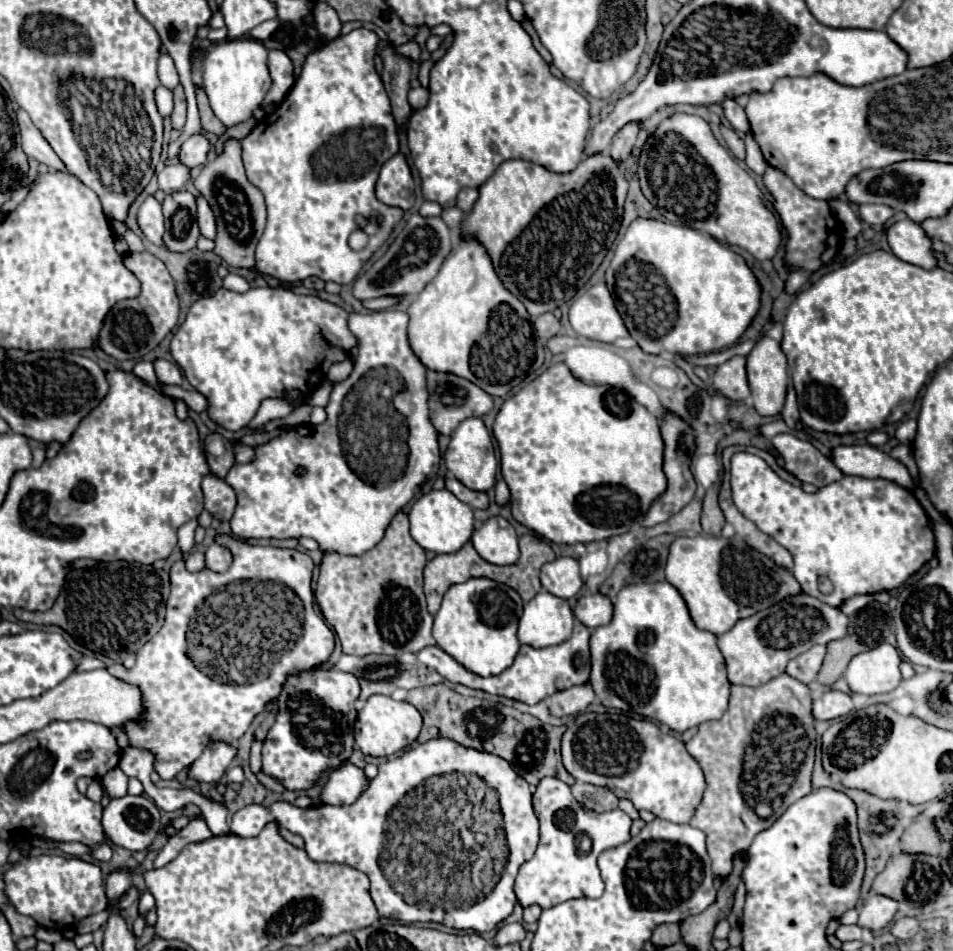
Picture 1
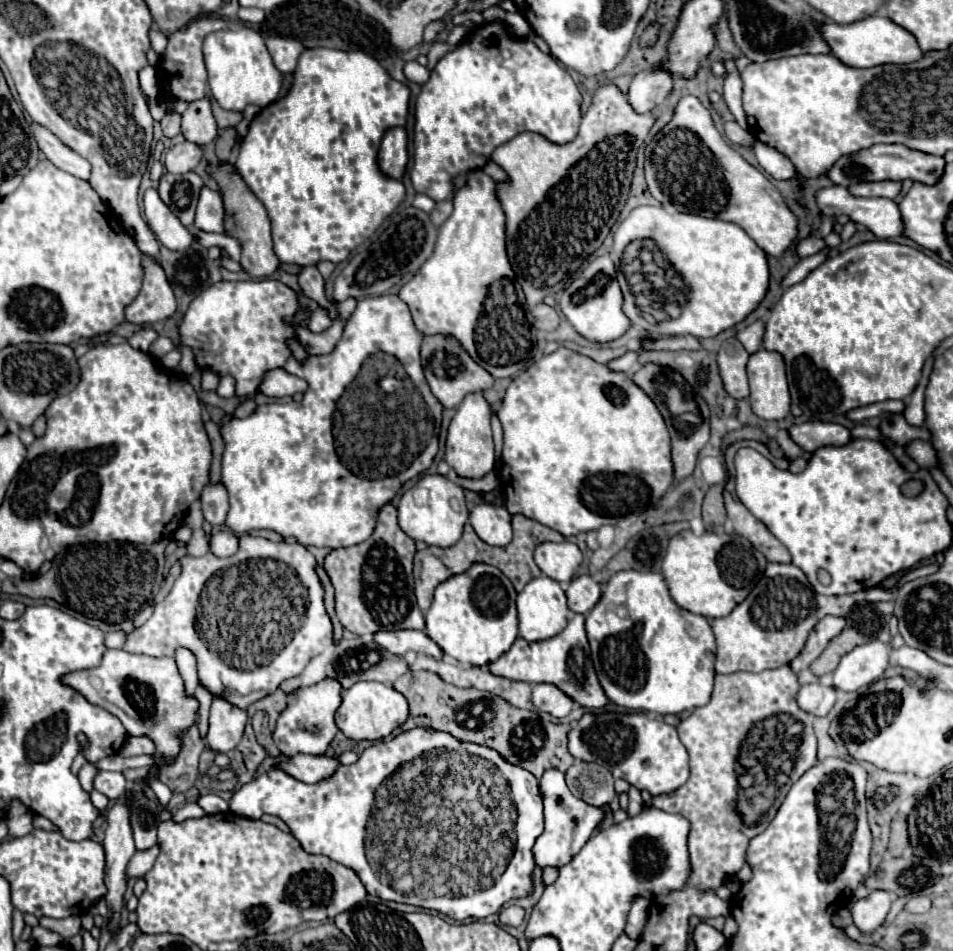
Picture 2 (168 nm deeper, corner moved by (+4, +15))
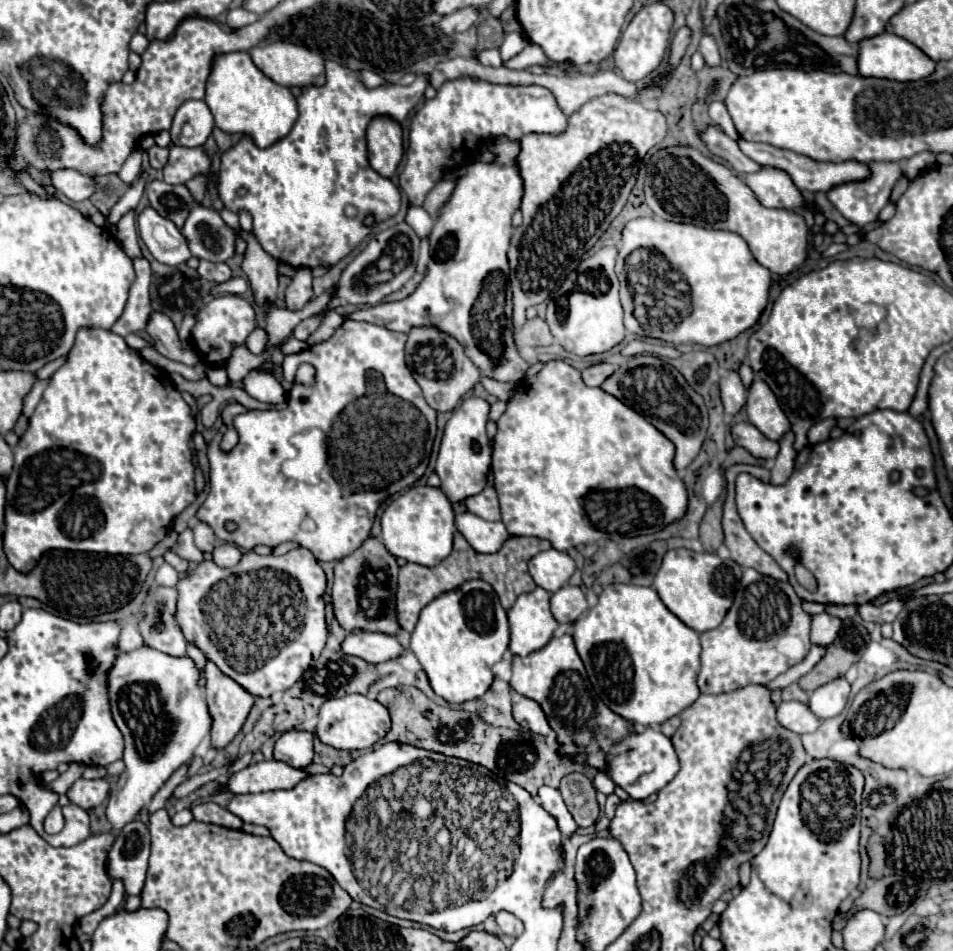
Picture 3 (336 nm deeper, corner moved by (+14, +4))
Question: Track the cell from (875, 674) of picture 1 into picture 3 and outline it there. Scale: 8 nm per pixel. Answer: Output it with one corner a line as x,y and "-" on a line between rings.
836,678
818,690
814,690
808,696
808,708
818,716
818,718
834,718
838,716
848,700
850,694
850,684
846,678

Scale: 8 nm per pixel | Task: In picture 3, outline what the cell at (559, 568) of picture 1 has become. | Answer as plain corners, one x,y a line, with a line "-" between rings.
550,548
546,552
536,554
528,562
528,570
540,588
548,592
556,592
570,580
576,566
574,566
574,560
566,552

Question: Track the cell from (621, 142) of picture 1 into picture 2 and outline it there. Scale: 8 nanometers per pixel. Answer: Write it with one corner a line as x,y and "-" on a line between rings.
650,67
634,77
626,97
630,105
634,105
636,113
648,113
666,99
672,89
672,81
674,77
670,73

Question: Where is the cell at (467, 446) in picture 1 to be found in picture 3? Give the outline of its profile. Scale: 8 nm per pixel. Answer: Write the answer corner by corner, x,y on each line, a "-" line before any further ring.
468,396
454,410
452,418
446,424
436,460
436,474
442,480
440,490
448,496
451,503
461,503
468,496
480,494
488,482
488,470
492,464
492,446
486,434
488,412
490,412
490,404
486,400

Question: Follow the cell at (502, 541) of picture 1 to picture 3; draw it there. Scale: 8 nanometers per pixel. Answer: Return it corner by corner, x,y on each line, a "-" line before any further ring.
462,512
456,516
458,532
468,540
468,544
482,554
498,552
504,540
510,538
502,522
488,522
472,512

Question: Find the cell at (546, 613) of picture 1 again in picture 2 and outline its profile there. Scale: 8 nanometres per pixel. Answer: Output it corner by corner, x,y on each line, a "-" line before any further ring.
540,575
540,577
532,579
522,589
522,593
518,593
516,605
518,605
519,636
524,637
526,641
550,639
550,637
558,635
568,623
568,605
566,605
564,589
560,587
558,581
554,581
546,575

